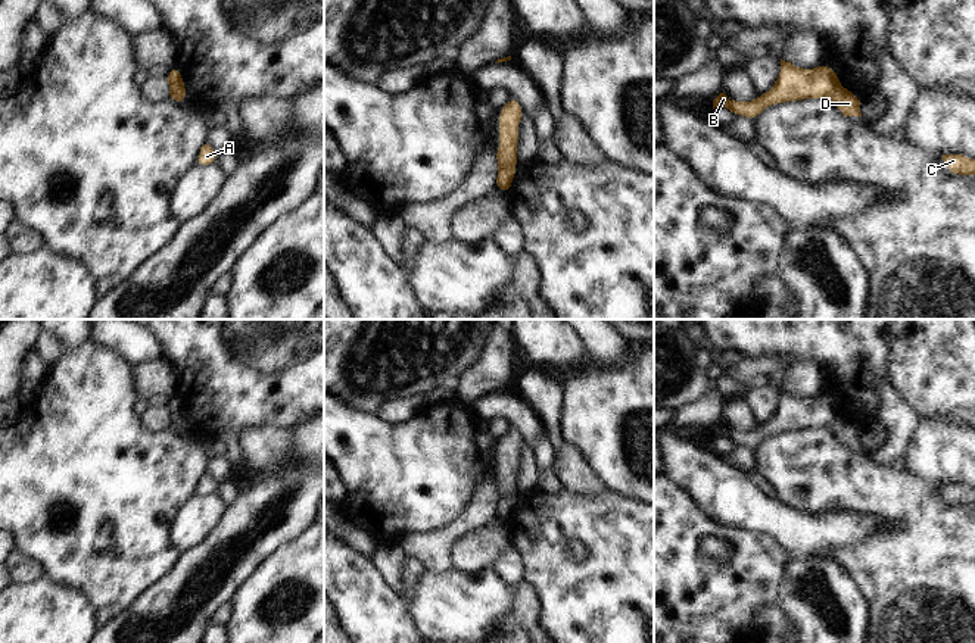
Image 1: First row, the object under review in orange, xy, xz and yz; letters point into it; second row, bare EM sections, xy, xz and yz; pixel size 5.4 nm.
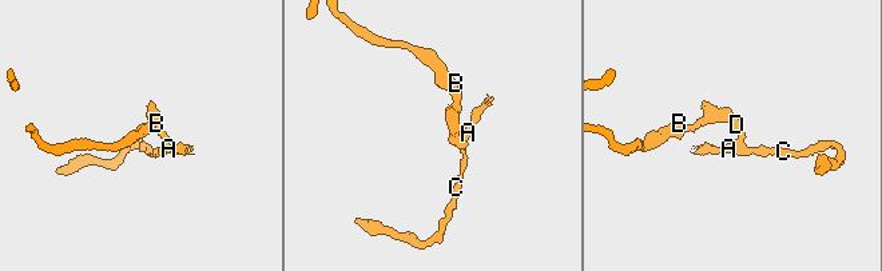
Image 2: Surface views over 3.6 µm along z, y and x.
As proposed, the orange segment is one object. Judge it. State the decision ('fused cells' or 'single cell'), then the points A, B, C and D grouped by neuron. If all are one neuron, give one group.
fused cells; A C D / B

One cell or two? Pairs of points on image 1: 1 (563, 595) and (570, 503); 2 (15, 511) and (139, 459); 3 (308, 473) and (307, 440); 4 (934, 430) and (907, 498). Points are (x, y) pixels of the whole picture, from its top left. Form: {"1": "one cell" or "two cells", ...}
{"1": "one cell", "2": "one cell", "3": "one cell", "4": "two cells"}

